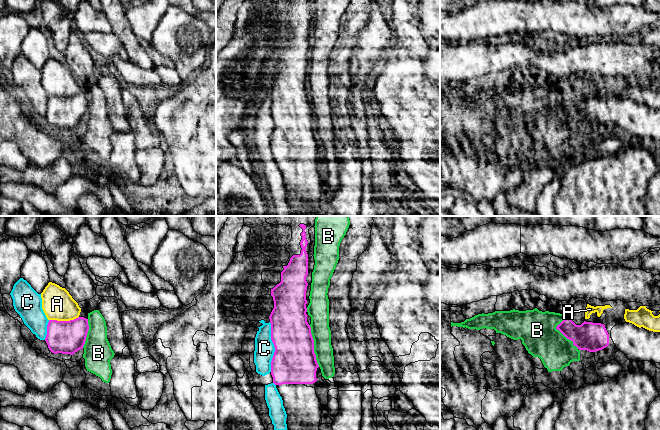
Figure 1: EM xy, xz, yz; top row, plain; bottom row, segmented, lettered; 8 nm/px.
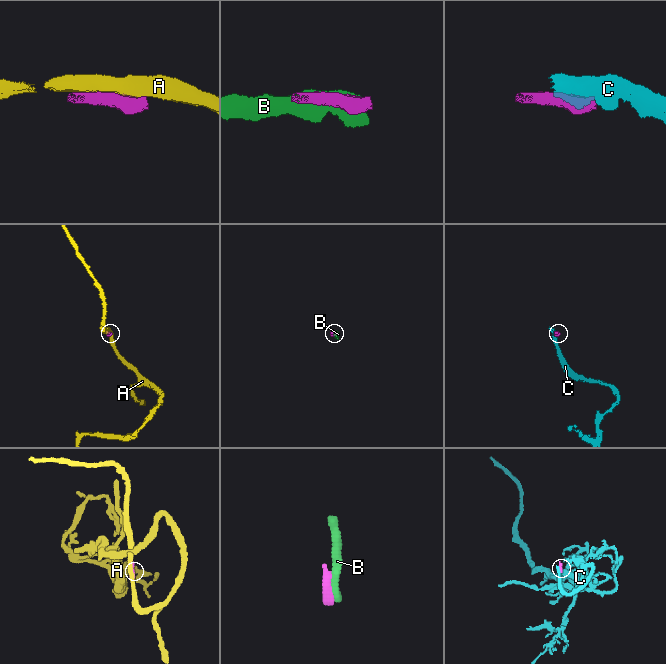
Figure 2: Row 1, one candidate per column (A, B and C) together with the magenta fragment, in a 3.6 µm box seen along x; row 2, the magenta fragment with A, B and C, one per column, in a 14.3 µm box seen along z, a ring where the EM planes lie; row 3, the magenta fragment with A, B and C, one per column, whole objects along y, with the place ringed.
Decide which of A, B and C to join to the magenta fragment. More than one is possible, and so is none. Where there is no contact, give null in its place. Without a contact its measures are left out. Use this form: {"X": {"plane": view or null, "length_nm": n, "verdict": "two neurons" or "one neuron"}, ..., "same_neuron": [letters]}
{"A": {"plane": "xy", "length_nm": 240, "verdict": "two neurons"}, "B": {"plane": "xz", "length_nm": 340, "verdict": "two neurons"}, "C": {"plane": "xz", "length_nm": 400, "verdict": "two neurons"}, "same_neuron": []}

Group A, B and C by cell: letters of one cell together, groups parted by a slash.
A / B / C

